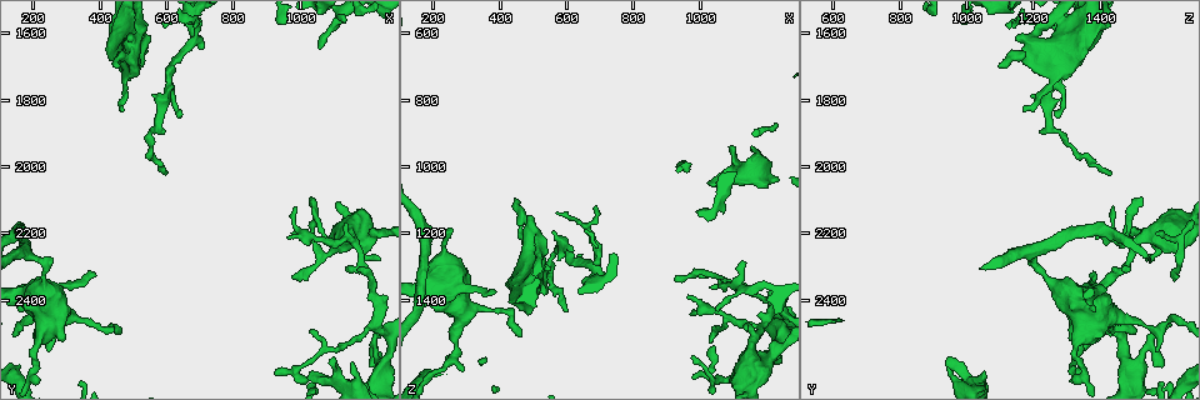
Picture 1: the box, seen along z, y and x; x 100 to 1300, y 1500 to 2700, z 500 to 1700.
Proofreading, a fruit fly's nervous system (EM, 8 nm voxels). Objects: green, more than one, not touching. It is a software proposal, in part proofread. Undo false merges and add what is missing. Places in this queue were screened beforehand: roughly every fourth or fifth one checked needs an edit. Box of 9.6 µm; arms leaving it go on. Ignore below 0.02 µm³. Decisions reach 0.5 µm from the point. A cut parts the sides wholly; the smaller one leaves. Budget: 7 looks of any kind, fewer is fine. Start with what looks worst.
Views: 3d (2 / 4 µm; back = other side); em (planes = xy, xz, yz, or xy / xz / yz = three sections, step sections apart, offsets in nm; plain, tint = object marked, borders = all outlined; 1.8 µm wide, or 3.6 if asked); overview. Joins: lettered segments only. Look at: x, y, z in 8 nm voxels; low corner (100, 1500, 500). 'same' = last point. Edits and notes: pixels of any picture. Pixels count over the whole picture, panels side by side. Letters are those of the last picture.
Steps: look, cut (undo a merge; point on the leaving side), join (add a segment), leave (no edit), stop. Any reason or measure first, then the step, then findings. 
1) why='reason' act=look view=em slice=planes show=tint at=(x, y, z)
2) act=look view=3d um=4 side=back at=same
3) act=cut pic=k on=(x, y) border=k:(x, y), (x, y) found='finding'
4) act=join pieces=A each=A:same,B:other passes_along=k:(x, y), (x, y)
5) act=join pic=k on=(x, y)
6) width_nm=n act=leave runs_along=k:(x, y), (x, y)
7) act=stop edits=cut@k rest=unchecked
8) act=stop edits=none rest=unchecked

why='three-way junction' act=look view=em slice=planes show=tint at=(180, 2260, 1200)

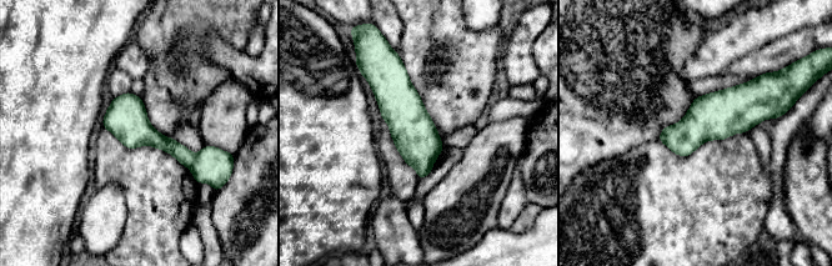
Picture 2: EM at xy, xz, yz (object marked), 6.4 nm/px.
why='what lies round it' act=look view=em slice=planes show=borders at=same

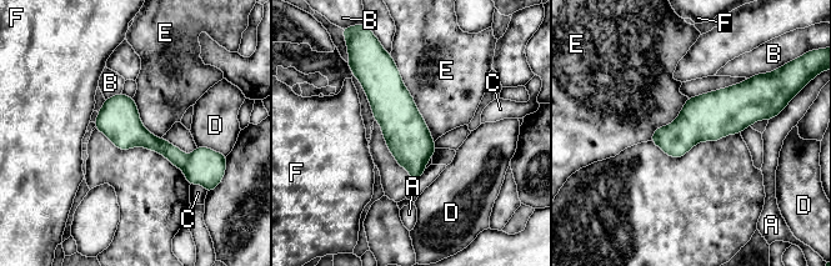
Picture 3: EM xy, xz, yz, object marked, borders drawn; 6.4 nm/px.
longest_contact=E:650nm act=cut pic=3 on=(173, 154) each=A:other,B:other,C:other,D:other,E:other,F:other found='a second neuron is stuck on'

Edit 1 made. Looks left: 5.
why='redraw' act=look view=overview

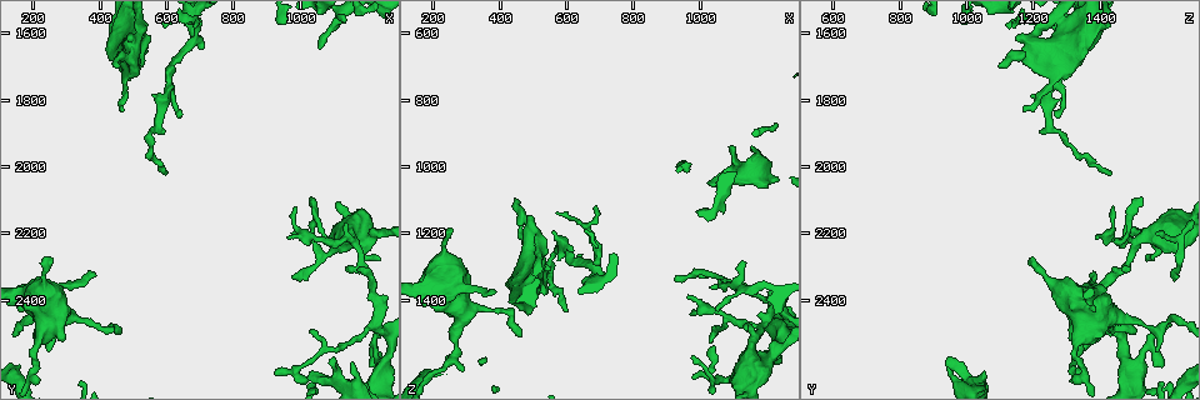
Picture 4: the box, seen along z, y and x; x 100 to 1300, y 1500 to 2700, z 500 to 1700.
why='calibre changes' act=look view=em slice=planes show=plain at=(1170, 2230, 1510)

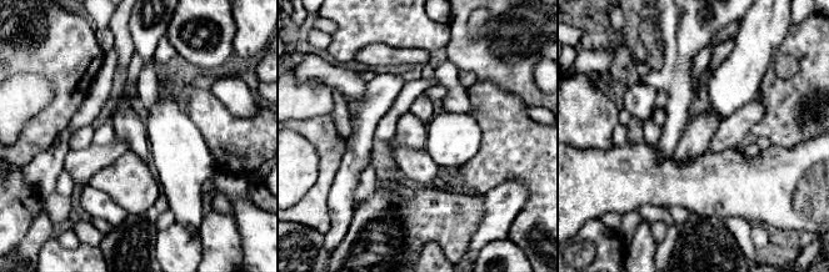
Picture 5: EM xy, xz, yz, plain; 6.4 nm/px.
why='with the object marked' act=look view=em slice=planes show=tint at=same

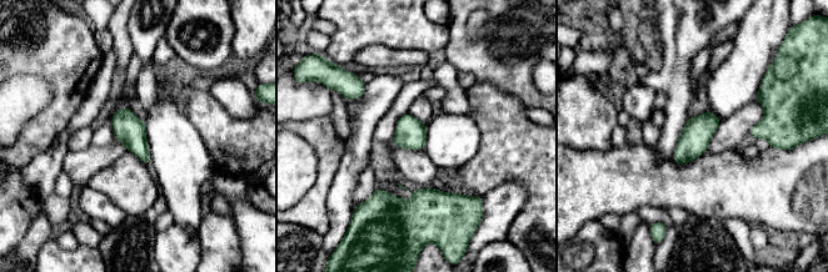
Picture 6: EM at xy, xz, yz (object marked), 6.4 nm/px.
why='see the neighbours' act=look view=em slice=planes show=borders at=same

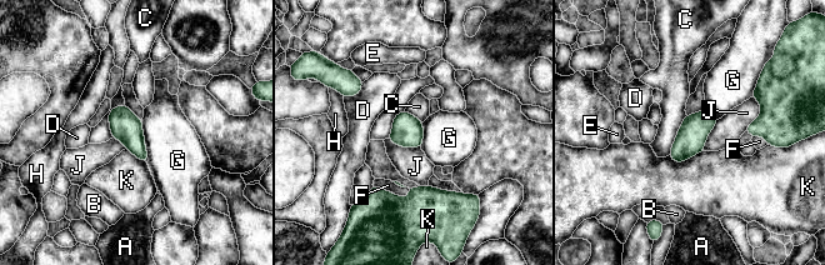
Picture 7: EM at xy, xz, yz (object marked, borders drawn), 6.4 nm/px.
longest_contact=G:280nm act=leave each=A:other,B:other,C:other,D:other,E:other,F:other,G:other,H:other,J:other,K:other border=7:(141, 120), (148, 163) found='continuous, no second neuron'

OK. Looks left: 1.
act=stop edits=cut@3 rest=unchecked

